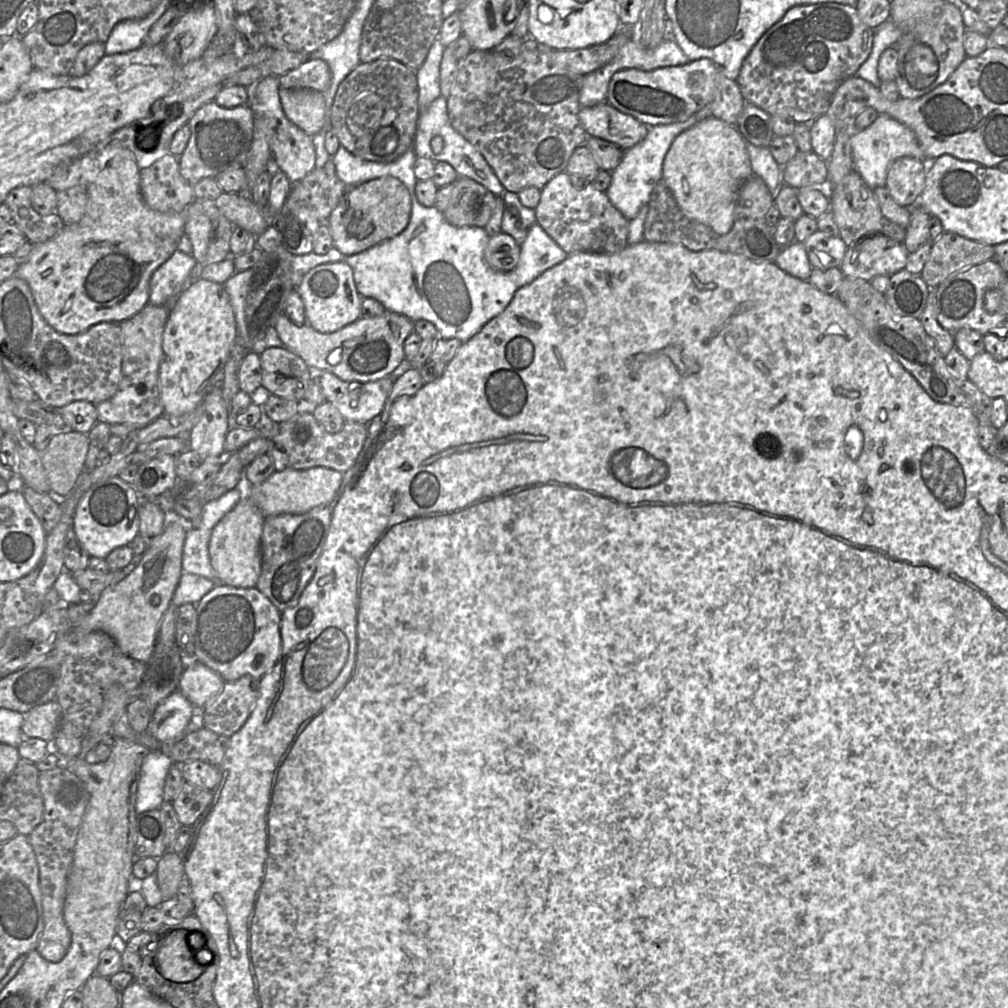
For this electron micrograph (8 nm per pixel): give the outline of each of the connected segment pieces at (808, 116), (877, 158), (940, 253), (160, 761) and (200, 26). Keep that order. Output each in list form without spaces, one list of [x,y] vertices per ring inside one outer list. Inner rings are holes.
[[[824,2],[809,5],[796,5],[791,7],[784,16],[770,27],[757,41],[747,57],[744,59],[736,82],[743,98],[769,115],[782,115],[791,117],[796,123],[810,124],[817,117],[828,114],[833,94],[837,87],[846,79],[855,76],[860,66],[865,62],[873,47],[873,29],[865,25],[858,16],[855,5],[845,5],[836,2]]]
[[[879,114],[875,122],[868,128],[853,131],[850,144],[854,170],[872,190],[886,185],[888,169],[895,160],[902,157],[925,160],[924,153],[913,131],[885,114]]]
[[[943,232],[932,242],[930,255],[920,276],[932,290],[952,274],[992,259],[994,246]]]
[[[151,751],[142,762],[135,810],[137,815],[160,809],[167,774],[174,762],[161,751]]]
[[[214,5],[183,12],[162,42],[166,56],[177,66],[185,66],[203,55],[218,32]]]

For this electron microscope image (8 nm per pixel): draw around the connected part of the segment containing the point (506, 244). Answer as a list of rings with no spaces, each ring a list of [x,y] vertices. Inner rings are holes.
[[[500,232],[489,238],[485,249],[487,264],[498,272],[510,272],[517,266],[521,255],[521,247],[514,238]]]

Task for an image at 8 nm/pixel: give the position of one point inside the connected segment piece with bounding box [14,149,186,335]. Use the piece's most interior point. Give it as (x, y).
(98, 269)

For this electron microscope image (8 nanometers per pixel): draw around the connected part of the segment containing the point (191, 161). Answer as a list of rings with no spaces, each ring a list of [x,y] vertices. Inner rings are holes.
[[[209,101],[202,105],[187,122],[191,134],[187,146],[178,157],[179,171],[182,177],[193,186],[203,178],[215,179],[224,171],[243,167],[252,144],[254,118],[255,115],[247,104],[226,108],[218,105],[215,101]]]

